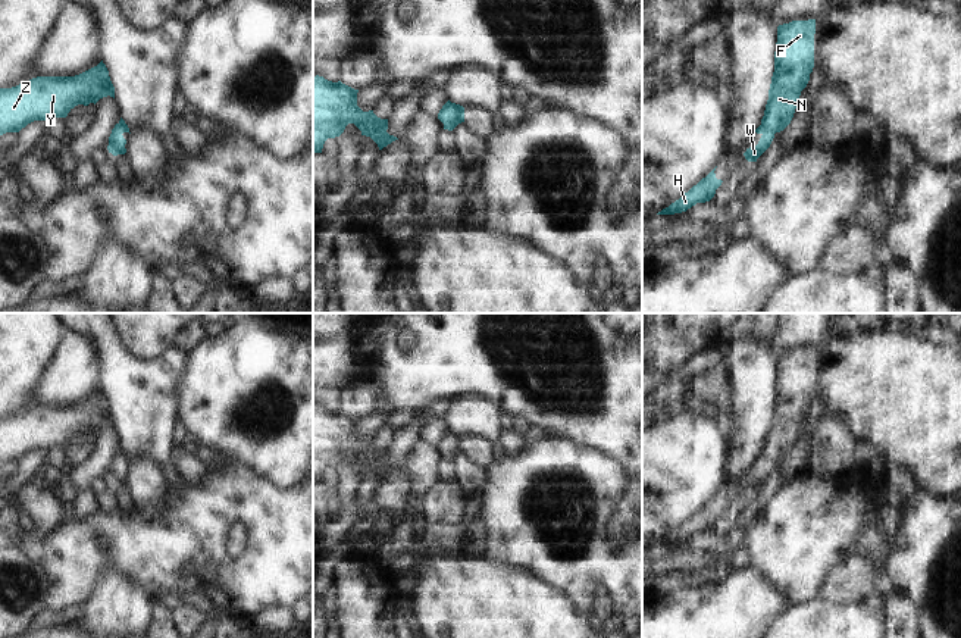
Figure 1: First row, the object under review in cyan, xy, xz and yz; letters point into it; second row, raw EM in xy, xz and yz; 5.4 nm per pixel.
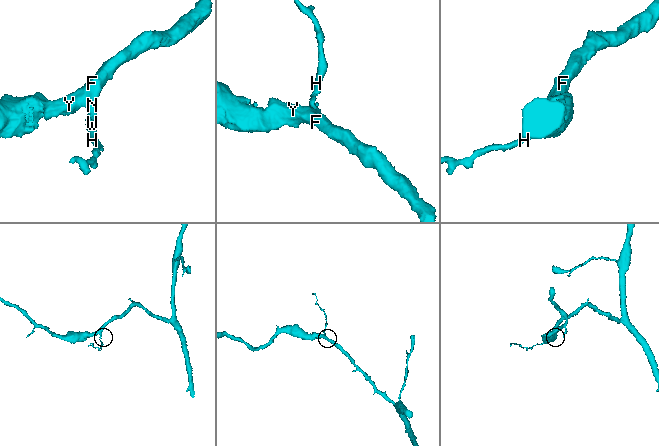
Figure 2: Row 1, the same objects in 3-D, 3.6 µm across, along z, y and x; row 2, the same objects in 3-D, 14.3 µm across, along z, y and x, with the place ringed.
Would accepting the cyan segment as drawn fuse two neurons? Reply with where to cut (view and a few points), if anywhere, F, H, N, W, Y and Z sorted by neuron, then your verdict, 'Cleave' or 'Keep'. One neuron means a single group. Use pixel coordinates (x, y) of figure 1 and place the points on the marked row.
No split. Groups: F H N W Y Z. Keep.

